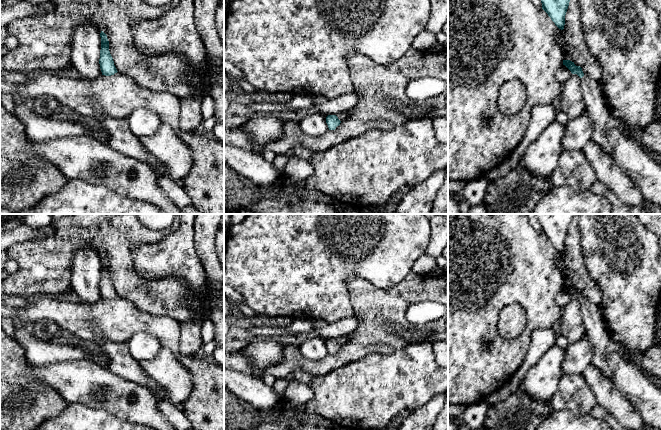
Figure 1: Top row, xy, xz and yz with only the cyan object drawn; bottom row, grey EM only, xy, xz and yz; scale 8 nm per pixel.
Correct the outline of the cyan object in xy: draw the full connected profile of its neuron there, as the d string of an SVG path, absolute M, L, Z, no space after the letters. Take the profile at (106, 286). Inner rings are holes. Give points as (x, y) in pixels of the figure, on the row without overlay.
M101 255L100 261L101 261L101 274L99 283L100 293L102 299L111 300L117 297L118 295L114 289L113 282L109 275L109 265L107 259L103 255Z

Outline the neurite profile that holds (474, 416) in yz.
M485 401L476 402L459 415L450 416L450 421L458 428L465 424L470 430L483 427L488 405Z

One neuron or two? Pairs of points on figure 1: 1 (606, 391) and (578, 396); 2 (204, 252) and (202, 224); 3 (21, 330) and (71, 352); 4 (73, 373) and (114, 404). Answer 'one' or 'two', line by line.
1: two
2: one
3: one
4: one

